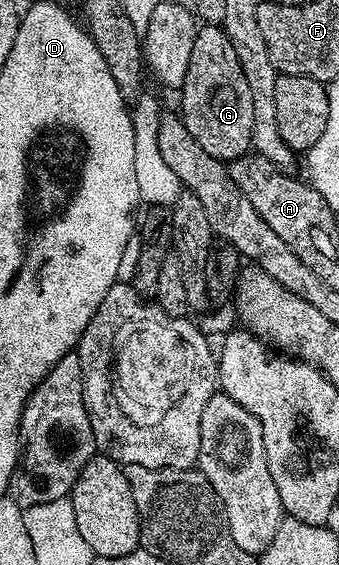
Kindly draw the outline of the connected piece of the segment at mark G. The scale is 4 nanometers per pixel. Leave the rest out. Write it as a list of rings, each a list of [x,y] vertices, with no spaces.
[[[210,23],[197,27],[194,50],[190,50],[190,66],[178,96],[178,112],[186,130],[190,130],[194,142],[198,142],[206,154],[225,162],[249,155],[254,130],[254,98],[250,98],[250,86],[246,74],[242,74],[234,42],[230,42],[223,27]]]

